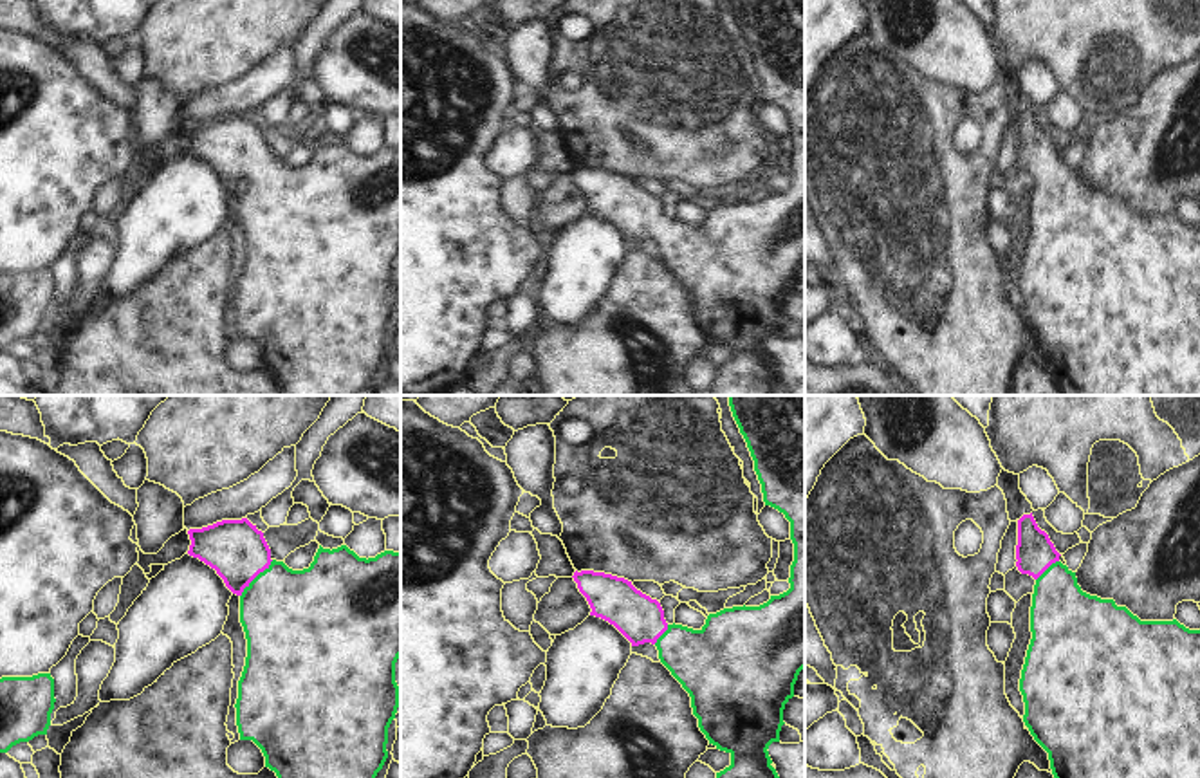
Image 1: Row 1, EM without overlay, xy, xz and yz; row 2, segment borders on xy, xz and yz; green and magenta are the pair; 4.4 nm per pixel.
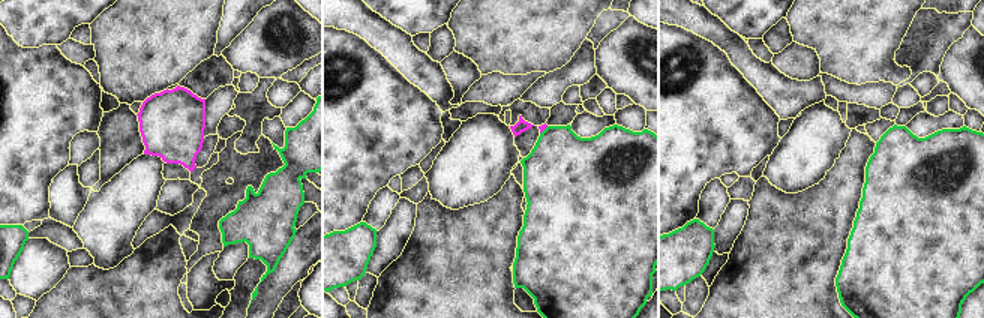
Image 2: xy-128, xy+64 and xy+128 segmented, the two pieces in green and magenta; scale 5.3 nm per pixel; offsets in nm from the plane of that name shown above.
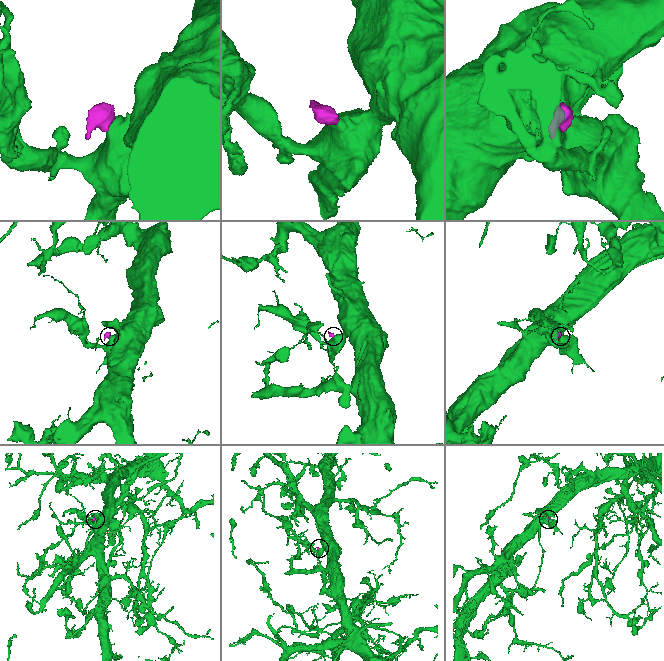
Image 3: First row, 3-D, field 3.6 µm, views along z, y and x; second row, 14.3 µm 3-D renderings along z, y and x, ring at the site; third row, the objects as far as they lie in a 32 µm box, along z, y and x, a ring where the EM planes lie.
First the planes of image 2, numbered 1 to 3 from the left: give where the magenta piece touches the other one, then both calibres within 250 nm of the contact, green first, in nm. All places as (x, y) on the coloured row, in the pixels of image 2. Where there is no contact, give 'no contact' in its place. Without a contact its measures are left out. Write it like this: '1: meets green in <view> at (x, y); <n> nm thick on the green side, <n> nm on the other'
1: no contact
2: meets green in xy+64 at (543, 131); 420 nm thick on the green side, 40 nm on the other
3: no contact

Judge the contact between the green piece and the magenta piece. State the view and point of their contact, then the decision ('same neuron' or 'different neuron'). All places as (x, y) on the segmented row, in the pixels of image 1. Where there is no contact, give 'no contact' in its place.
xy (255, 578) | same neuron

